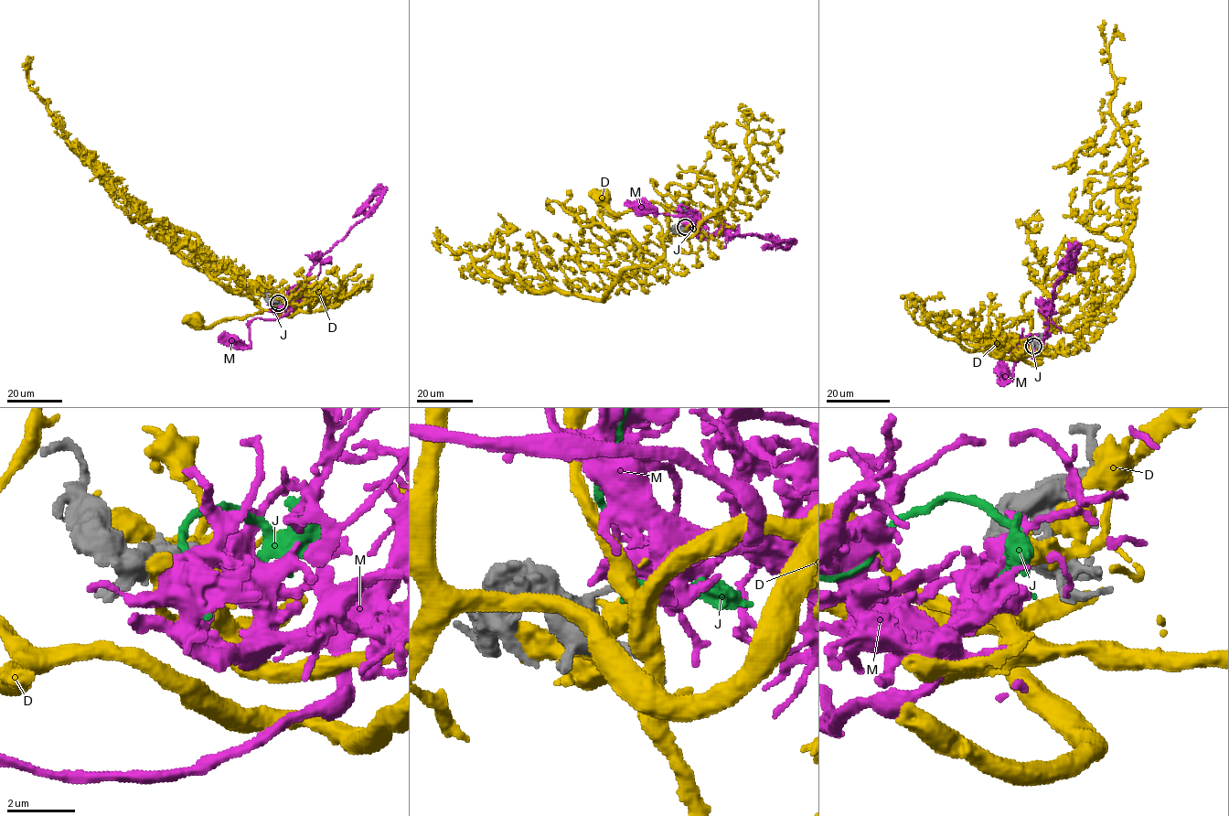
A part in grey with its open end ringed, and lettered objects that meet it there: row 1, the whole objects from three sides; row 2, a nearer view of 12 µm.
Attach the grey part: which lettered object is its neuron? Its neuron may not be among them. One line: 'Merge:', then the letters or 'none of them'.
Merge: J

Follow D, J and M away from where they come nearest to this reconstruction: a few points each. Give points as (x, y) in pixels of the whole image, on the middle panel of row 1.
D: (685, 227), (705, 219), (685, 236), (669, 226), (667, 210), (659, 204), (615, 213), (603, 199)
J: (685, 227), (688, 227), (682, 219), (685, 209), (682, 202)
M: (685, 227), (694, 220), (682, 216), (657, 213), (656, 215), (656, 211), (637, 206)

